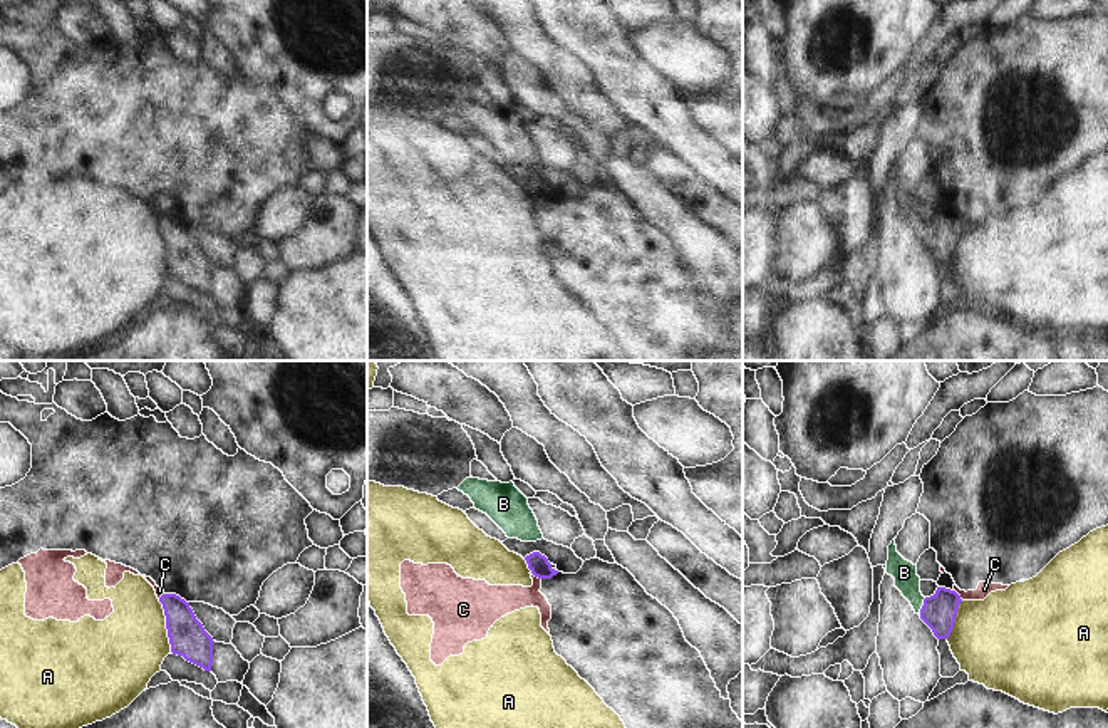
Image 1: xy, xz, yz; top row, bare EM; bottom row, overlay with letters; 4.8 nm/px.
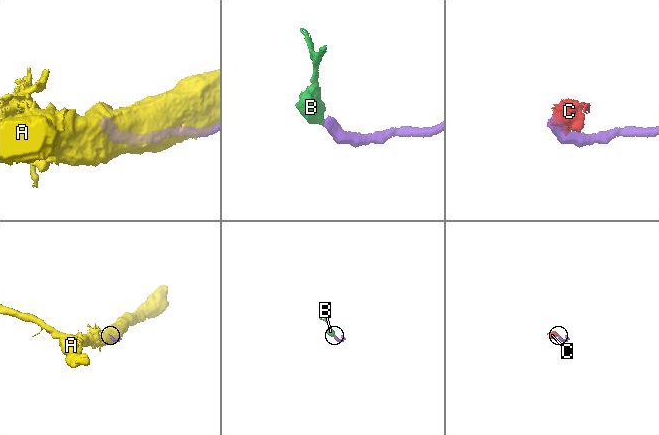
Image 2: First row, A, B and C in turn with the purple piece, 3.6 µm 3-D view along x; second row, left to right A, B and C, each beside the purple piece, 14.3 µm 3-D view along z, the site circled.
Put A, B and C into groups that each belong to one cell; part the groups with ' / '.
A C / B

